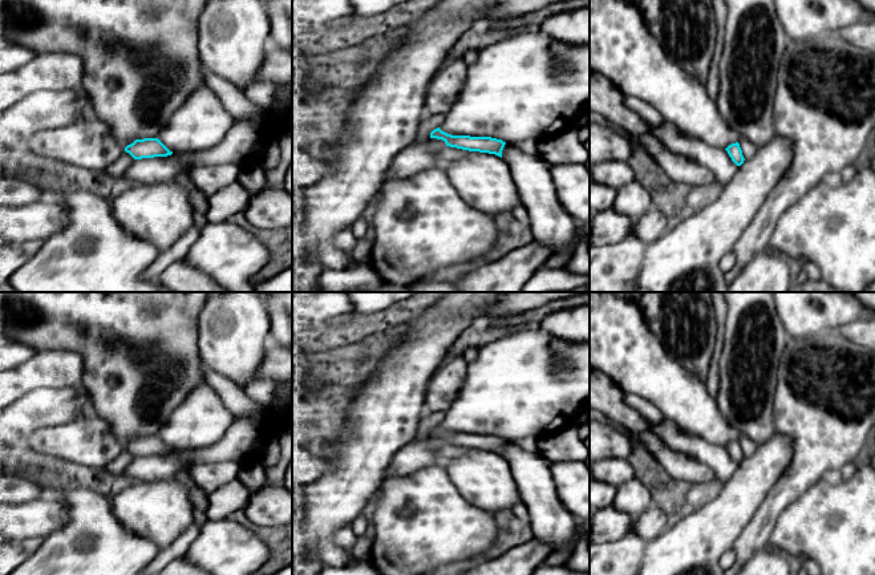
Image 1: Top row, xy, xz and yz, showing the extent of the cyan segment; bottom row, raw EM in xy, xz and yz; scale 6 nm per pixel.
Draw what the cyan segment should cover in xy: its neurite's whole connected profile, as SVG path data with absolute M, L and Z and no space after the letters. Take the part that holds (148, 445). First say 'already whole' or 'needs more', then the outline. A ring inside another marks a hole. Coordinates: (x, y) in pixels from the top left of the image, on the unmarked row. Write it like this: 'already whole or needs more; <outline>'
already whole; M158 436L135 437L125 445L125 449L134 457L167 454L173 452Z

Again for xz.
already whole; M439 425L430 430L430 436L442 437L446 444L457 445L469 449L479 449L495 452L502 455L502 448L506 442L502 437L491 434L470 434L470 433L451 433L442 429Z

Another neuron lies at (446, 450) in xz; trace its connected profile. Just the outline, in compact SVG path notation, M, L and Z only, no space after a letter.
M445 444L439 448L439 455L445 458L455 458L463 455L469 450L469 448Z

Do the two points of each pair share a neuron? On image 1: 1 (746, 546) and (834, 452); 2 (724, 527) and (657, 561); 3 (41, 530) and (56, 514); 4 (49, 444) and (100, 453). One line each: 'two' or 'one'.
1: one
2: one
3: one
4: one

